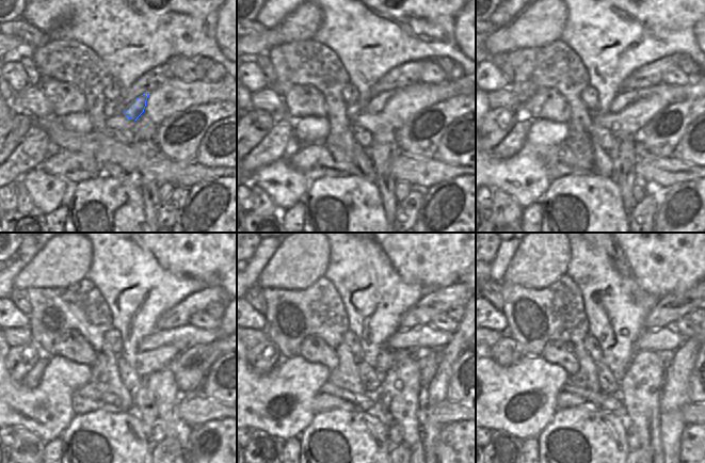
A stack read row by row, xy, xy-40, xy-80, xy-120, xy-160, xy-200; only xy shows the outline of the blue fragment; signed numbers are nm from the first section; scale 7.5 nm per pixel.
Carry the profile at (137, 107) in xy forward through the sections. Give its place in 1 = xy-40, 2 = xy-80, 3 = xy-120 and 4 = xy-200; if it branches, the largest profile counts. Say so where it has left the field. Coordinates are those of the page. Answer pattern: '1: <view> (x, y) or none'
1: xy-40 (377, 104)
2: xy-80 (674, 94)
3: xy-120 (183, 337)
4: xy-200 (667, 340)

